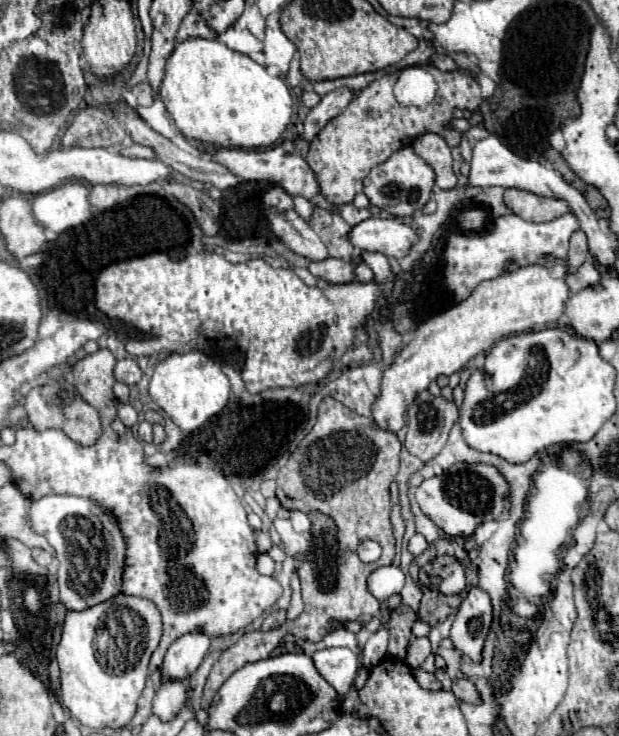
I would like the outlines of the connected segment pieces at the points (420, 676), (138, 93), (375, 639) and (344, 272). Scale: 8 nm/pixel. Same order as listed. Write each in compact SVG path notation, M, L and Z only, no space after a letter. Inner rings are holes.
M415 670L415 680L419 682L419 686L421 688L425 688L425 690L439 690L441 688L441 682L435 678L435 674L431 674L431 672L425 672L425 670Z
M137 84L137 86L131 88L131 92L137 98L137 106L151 106L153 104L155 94L153 94L153 90L151 90L149 84Z
M381 626L373 636L371 640L365 644L363 648L363 658L365 658L365 668L371 670L373 666L377 666L383 658L385 658L385 652L387 652L387 628Z
M327 258L323 262L311 262L309 270L311 274L319 276L329 284L347 284L355 280L355 264L335 258Z

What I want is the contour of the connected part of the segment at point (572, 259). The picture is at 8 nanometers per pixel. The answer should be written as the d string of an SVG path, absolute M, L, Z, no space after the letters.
M577 230L573 232L571 236L571 246L569 246L569 254L567 254L567 264L569 268L579 268L585 258L589 256L589 250L587 250L587 236L583 230Z

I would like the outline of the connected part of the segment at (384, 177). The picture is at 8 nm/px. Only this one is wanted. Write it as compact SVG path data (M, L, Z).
M405 146L397 150L387 162L375 166L369 172L369 176L365 178L365 194L373 206L379 206L381 210L387 210L393 216L411 216L427 204L433 184L435 170L431 168L431 164L417 156L411 146Z

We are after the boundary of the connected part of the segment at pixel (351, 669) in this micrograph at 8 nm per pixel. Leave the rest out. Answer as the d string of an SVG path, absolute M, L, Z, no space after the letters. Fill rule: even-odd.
M329 648L315 652L311 658L317 672L337 690L339 700L343 702L355 680L361 654L355 654L349 648Z

